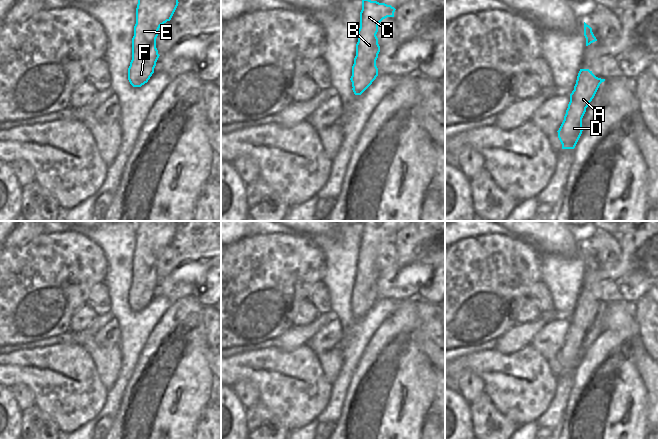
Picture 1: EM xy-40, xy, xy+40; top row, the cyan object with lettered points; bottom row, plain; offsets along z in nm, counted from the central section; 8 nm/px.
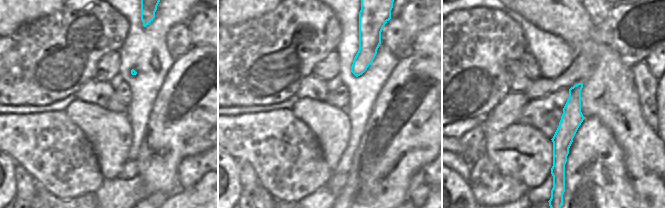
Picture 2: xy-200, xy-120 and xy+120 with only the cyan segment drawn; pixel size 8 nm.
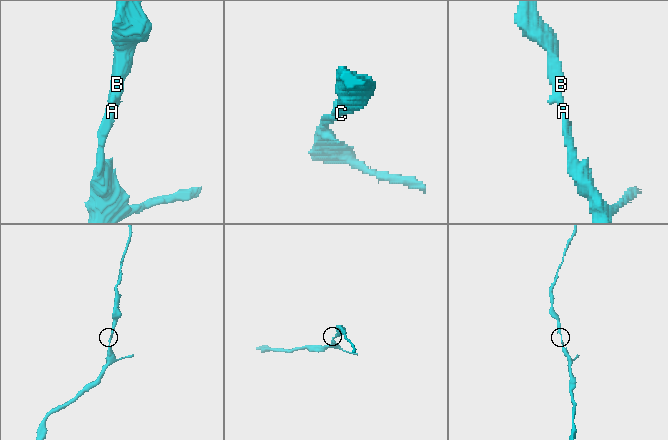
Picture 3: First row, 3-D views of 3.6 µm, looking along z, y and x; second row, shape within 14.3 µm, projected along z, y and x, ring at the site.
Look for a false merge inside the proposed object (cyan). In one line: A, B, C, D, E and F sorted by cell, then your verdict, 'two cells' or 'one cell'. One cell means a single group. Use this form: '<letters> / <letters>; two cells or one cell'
A B C D E F; one cell

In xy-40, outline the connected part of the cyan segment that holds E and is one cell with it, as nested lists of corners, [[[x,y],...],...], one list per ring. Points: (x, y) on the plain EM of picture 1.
[[[138,221],[128,304],[133,311],[148,306],[159,282],[156,262],[161,249],[170,245],[178,221]]]

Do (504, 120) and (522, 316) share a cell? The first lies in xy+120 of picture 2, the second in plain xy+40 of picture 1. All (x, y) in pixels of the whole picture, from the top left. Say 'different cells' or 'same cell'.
different cells

